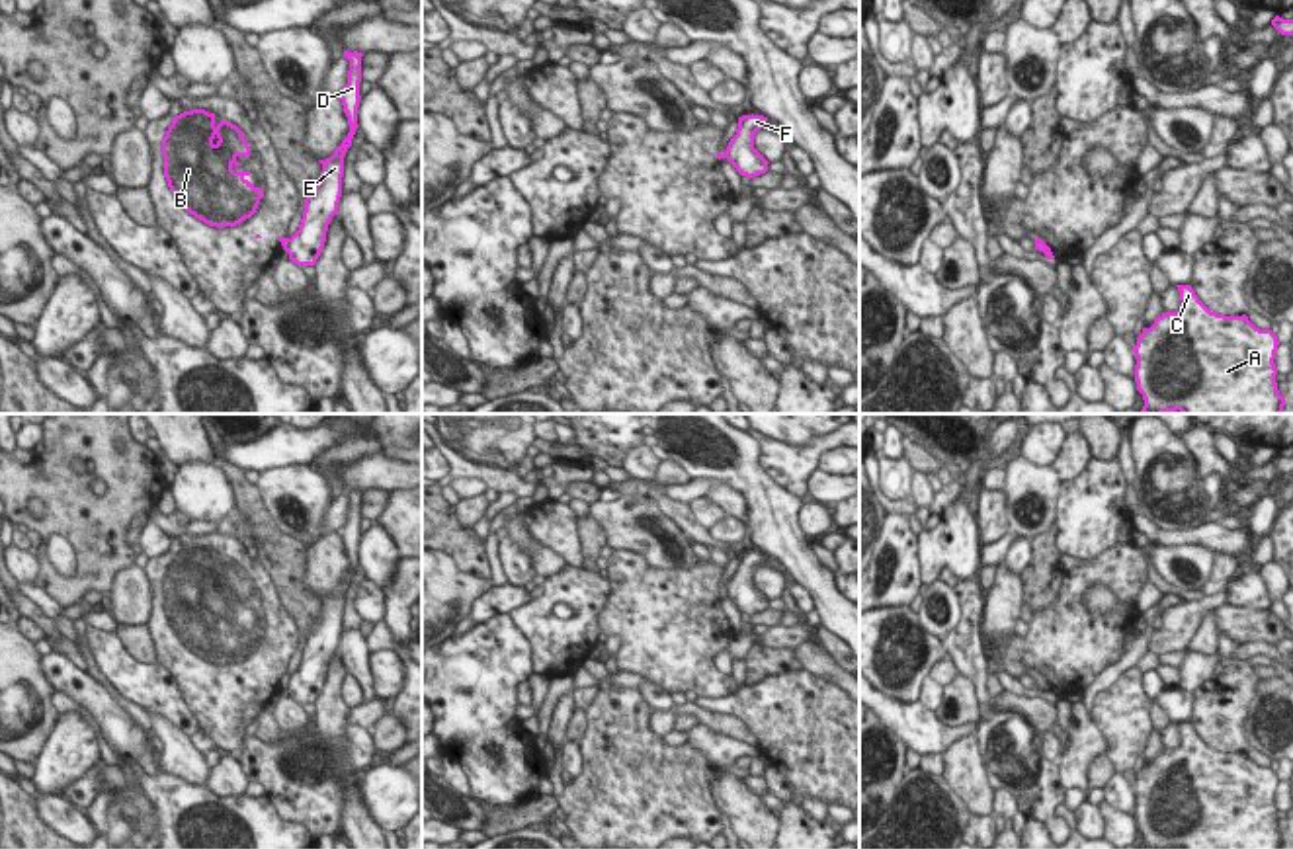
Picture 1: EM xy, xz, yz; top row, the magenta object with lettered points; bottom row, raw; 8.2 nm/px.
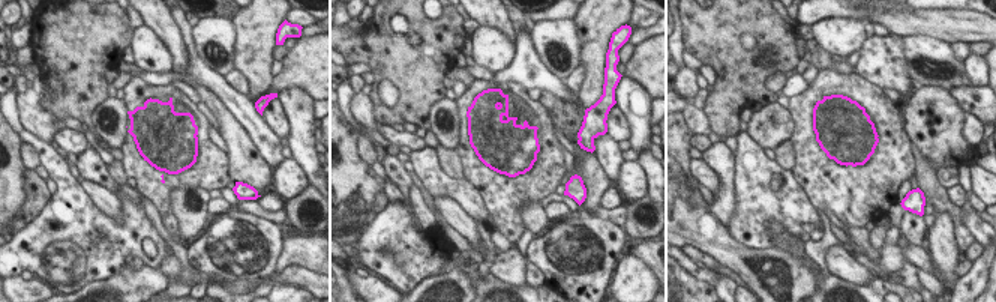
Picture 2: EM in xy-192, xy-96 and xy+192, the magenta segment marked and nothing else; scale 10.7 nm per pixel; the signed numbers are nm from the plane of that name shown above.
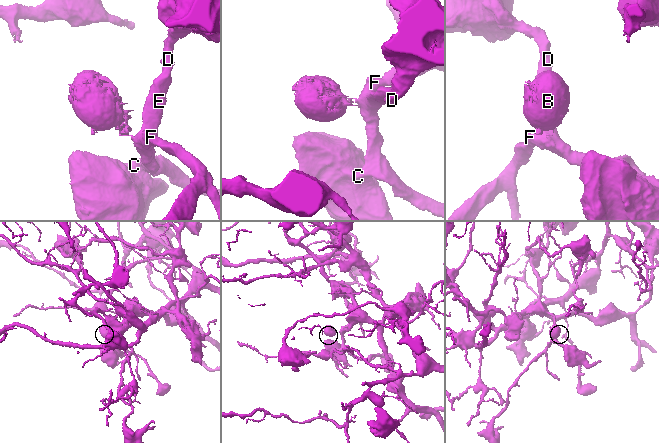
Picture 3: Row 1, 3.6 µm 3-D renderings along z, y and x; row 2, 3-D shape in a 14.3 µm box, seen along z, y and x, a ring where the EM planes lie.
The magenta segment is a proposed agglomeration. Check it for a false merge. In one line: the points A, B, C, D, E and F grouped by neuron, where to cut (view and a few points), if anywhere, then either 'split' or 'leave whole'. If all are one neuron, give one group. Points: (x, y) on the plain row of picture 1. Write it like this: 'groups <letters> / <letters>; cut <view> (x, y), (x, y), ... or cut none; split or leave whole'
groups A C D E F / B; cut xy (286, 676), (282, 682); split

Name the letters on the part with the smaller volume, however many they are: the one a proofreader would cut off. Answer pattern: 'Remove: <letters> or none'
Remove: B

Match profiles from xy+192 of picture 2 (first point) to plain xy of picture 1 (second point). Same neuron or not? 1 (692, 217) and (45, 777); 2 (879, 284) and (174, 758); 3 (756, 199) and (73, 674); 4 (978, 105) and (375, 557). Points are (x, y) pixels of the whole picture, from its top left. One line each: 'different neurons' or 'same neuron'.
1: different neurons
2: different neurons
3: different neurons
4: different neurons

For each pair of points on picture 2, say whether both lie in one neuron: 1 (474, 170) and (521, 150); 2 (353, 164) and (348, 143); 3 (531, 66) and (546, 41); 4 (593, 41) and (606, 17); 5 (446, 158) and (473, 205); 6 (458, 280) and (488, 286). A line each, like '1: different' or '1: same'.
1: same
2: same
3: different
4: same
5: different
6: different

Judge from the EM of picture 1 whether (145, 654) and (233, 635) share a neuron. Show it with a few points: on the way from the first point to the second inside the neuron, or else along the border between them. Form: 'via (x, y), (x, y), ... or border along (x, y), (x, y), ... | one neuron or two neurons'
border along (145, 625), (157, 660) | two neurons

